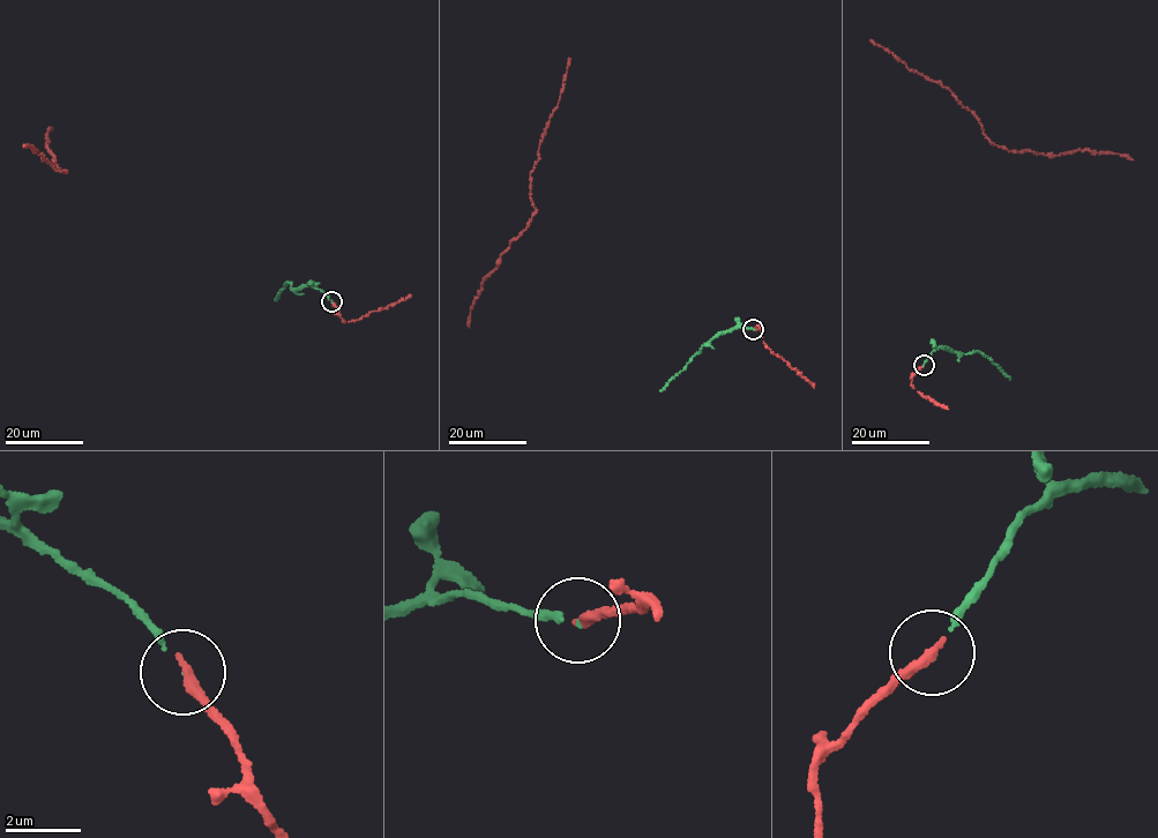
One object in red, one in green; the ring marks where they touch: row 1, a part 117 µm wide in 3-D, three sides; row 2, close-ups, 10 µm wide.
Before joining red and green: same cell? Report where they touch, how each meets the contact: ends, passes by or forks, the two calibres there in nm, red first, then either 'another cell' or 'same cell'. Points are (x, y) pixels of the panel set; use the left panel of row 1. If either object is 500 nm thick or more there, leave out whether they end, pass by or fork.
place (331, 301); red ends; green ends; calibres 300 and 50 nm; same cell

